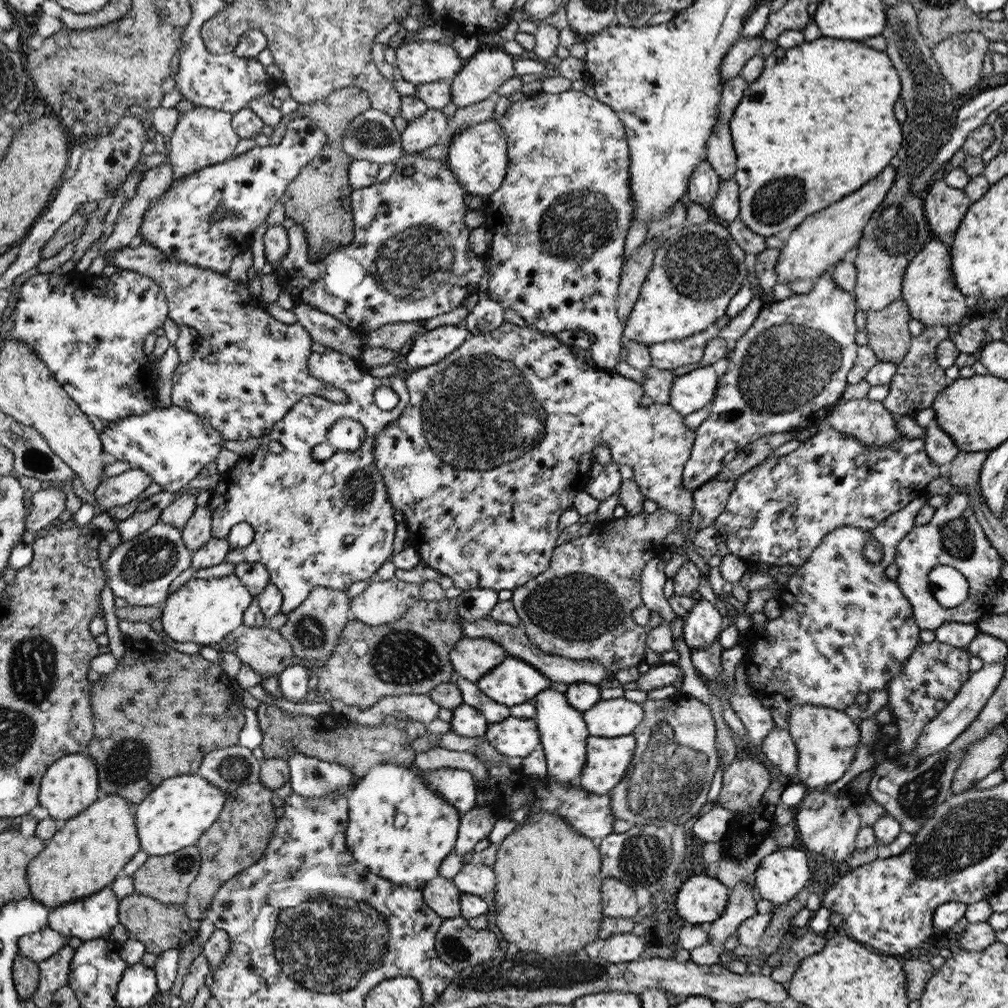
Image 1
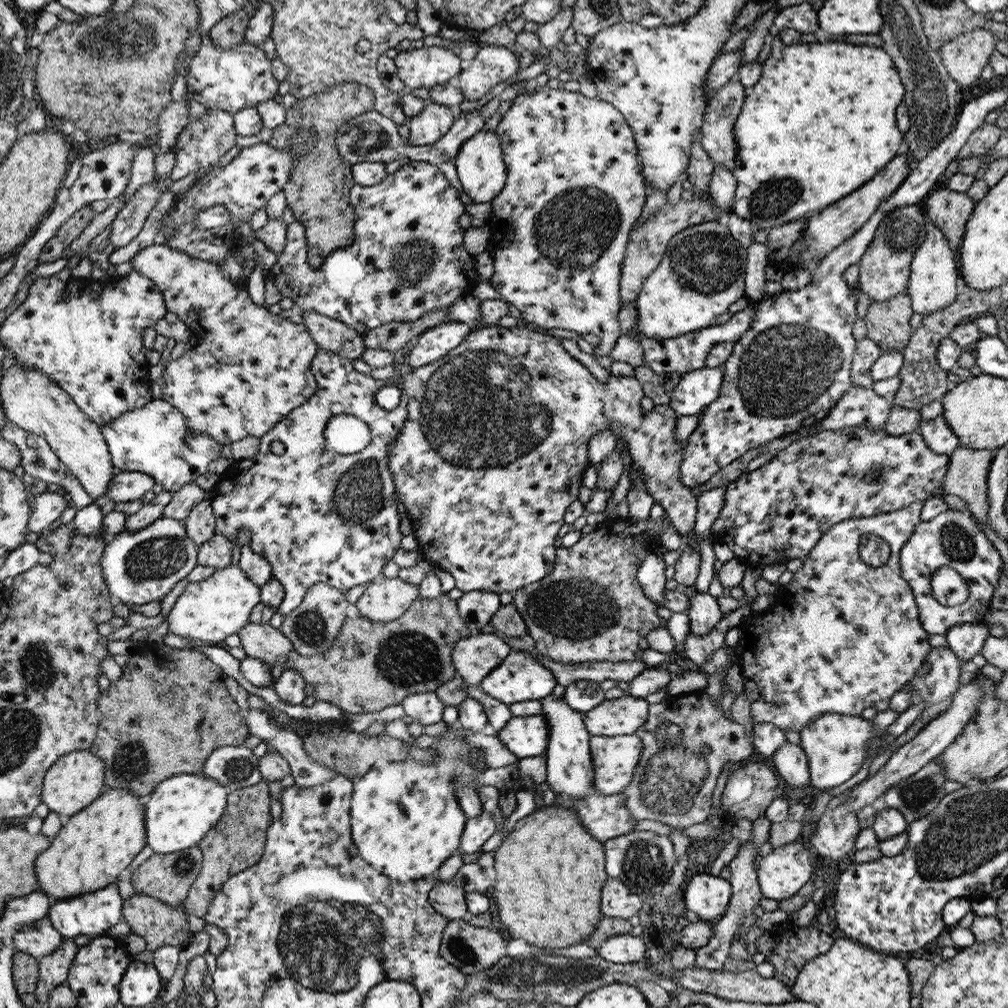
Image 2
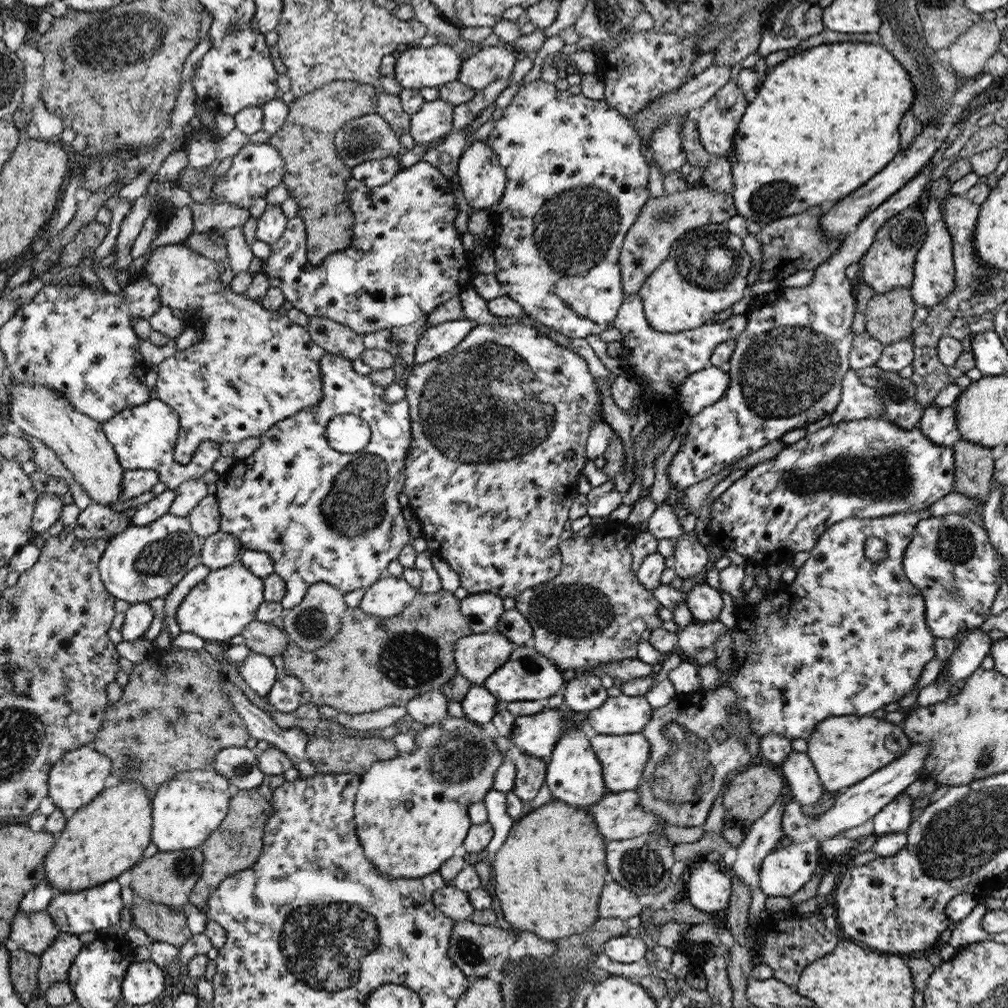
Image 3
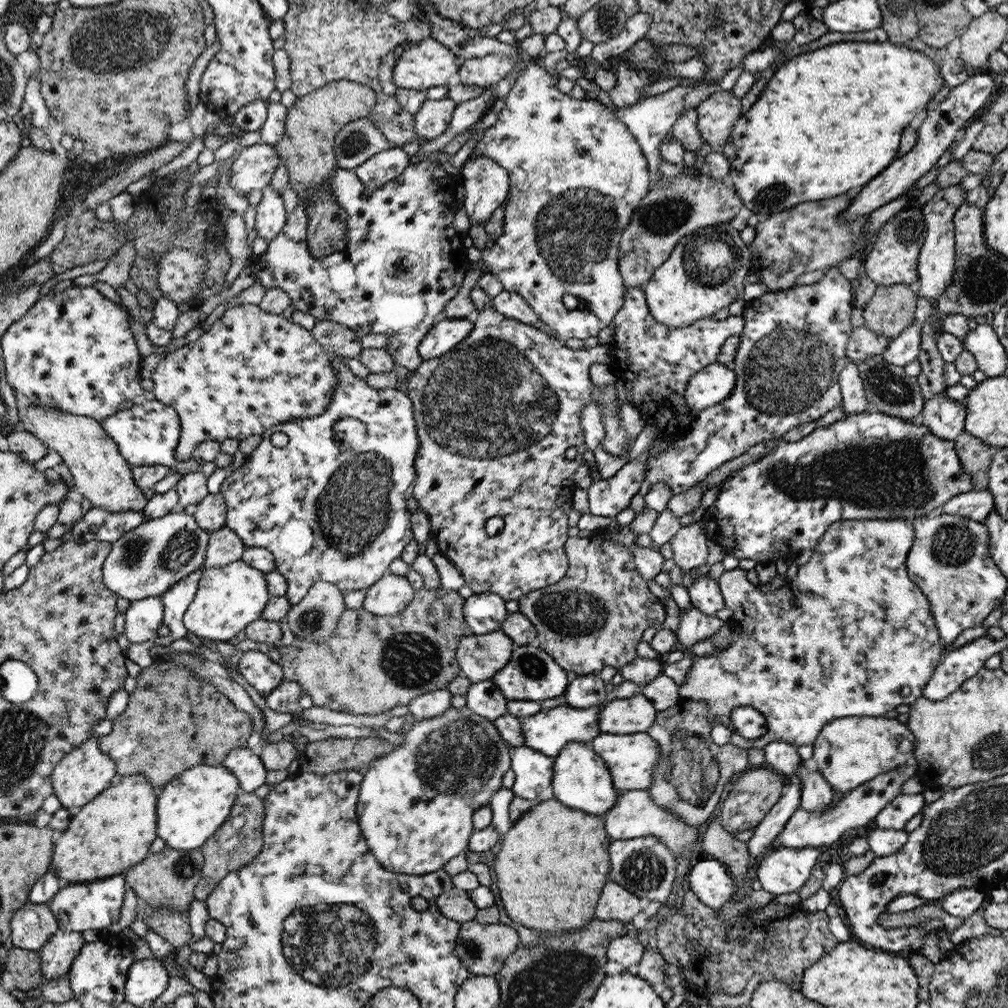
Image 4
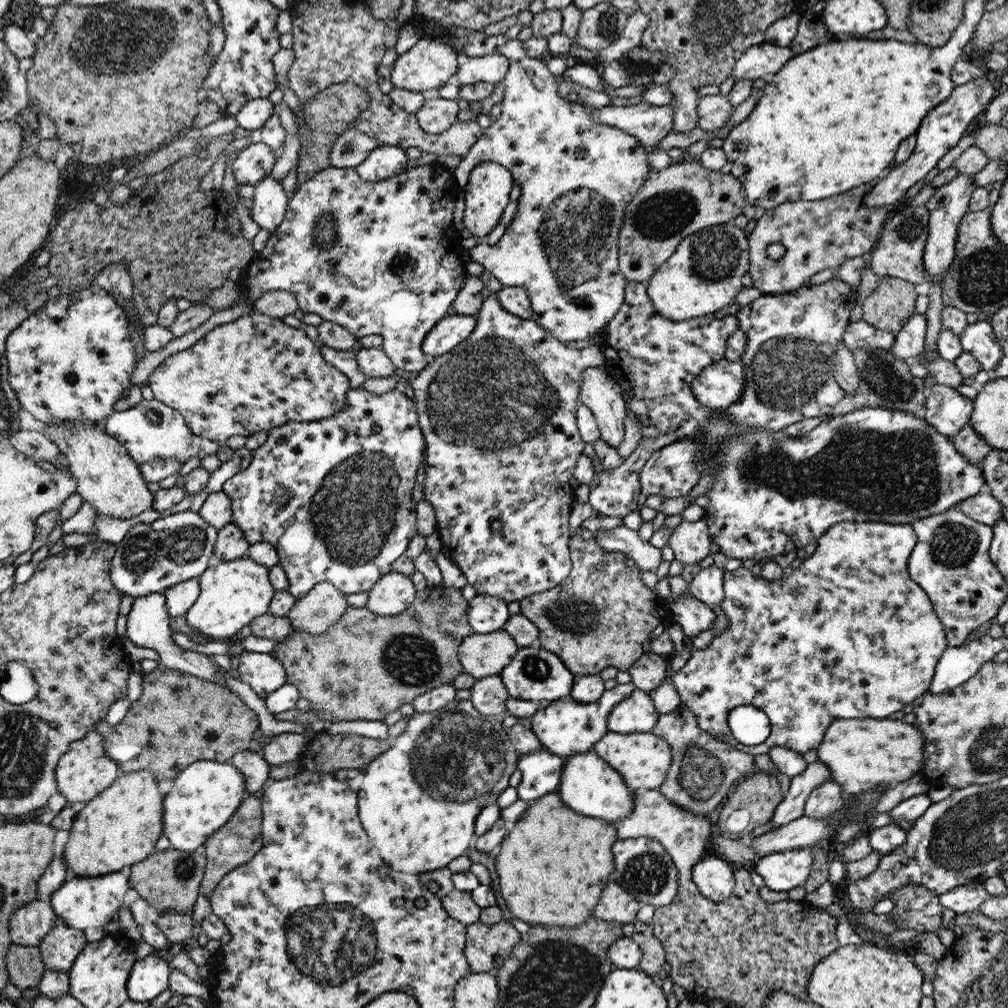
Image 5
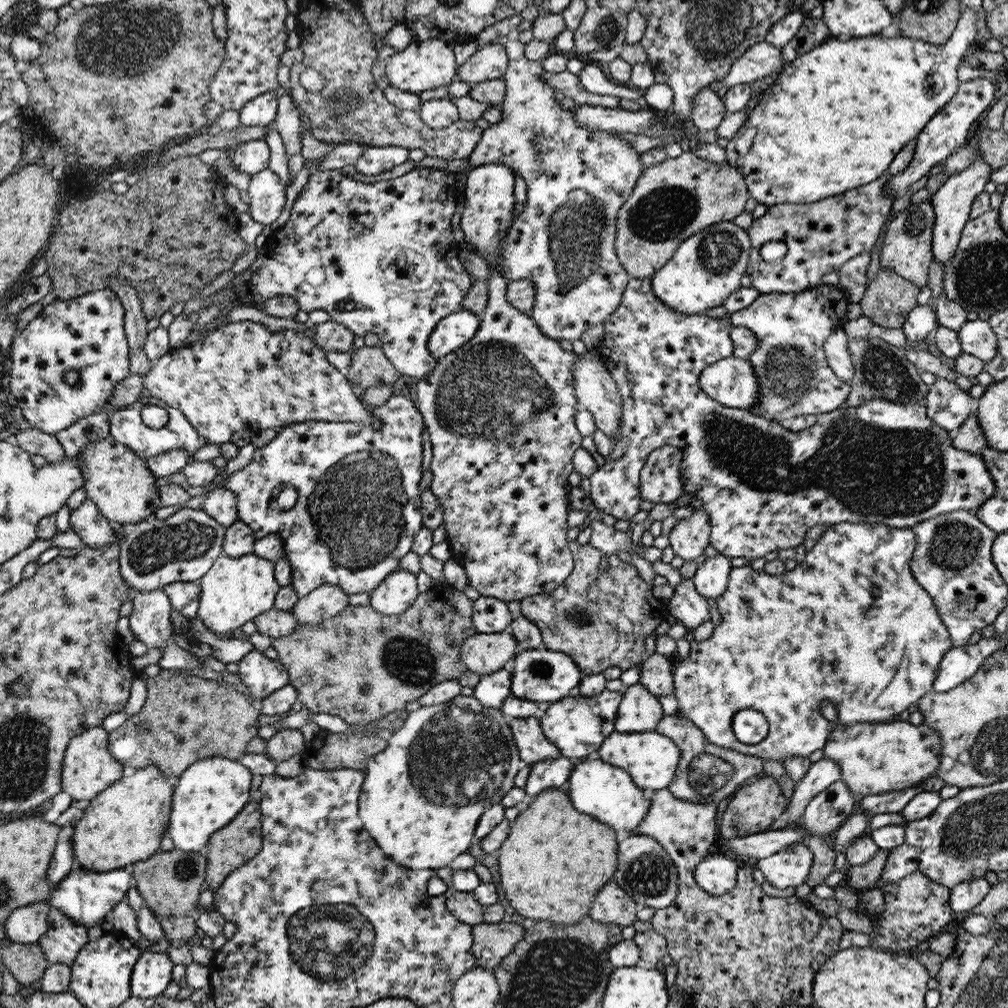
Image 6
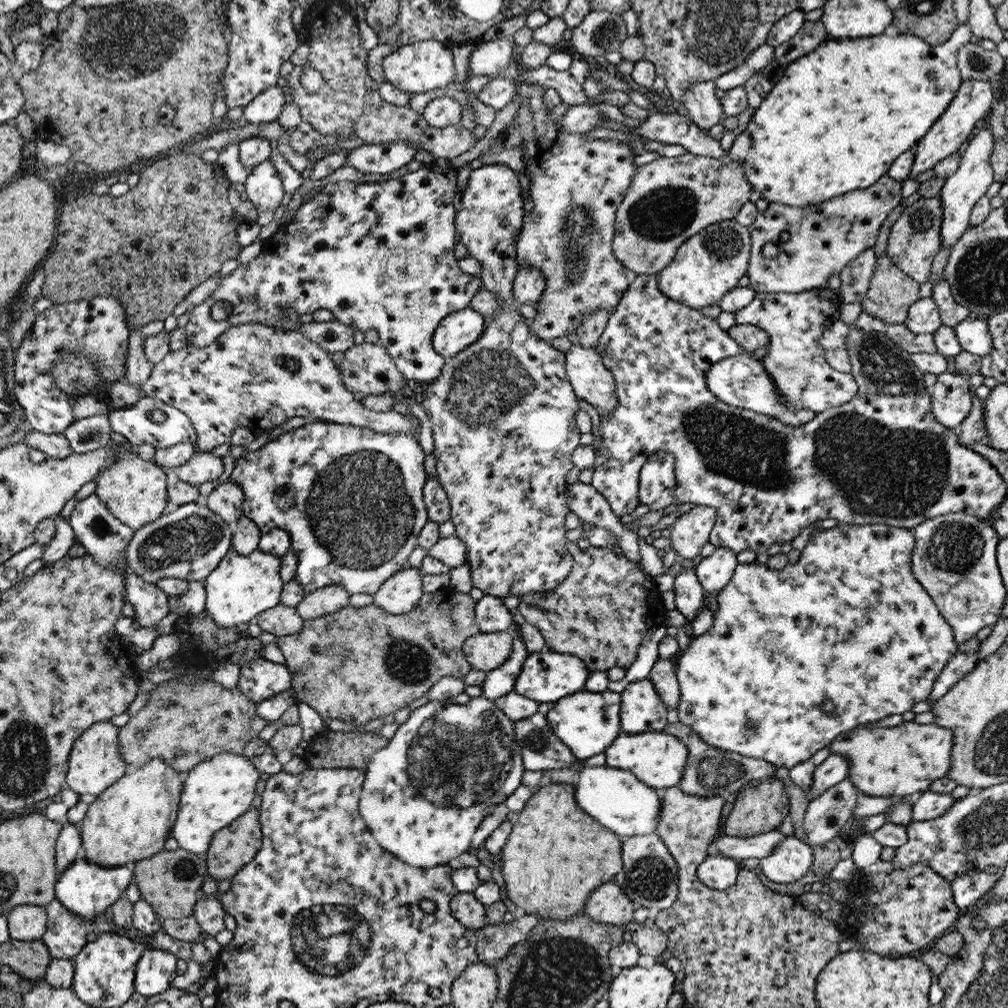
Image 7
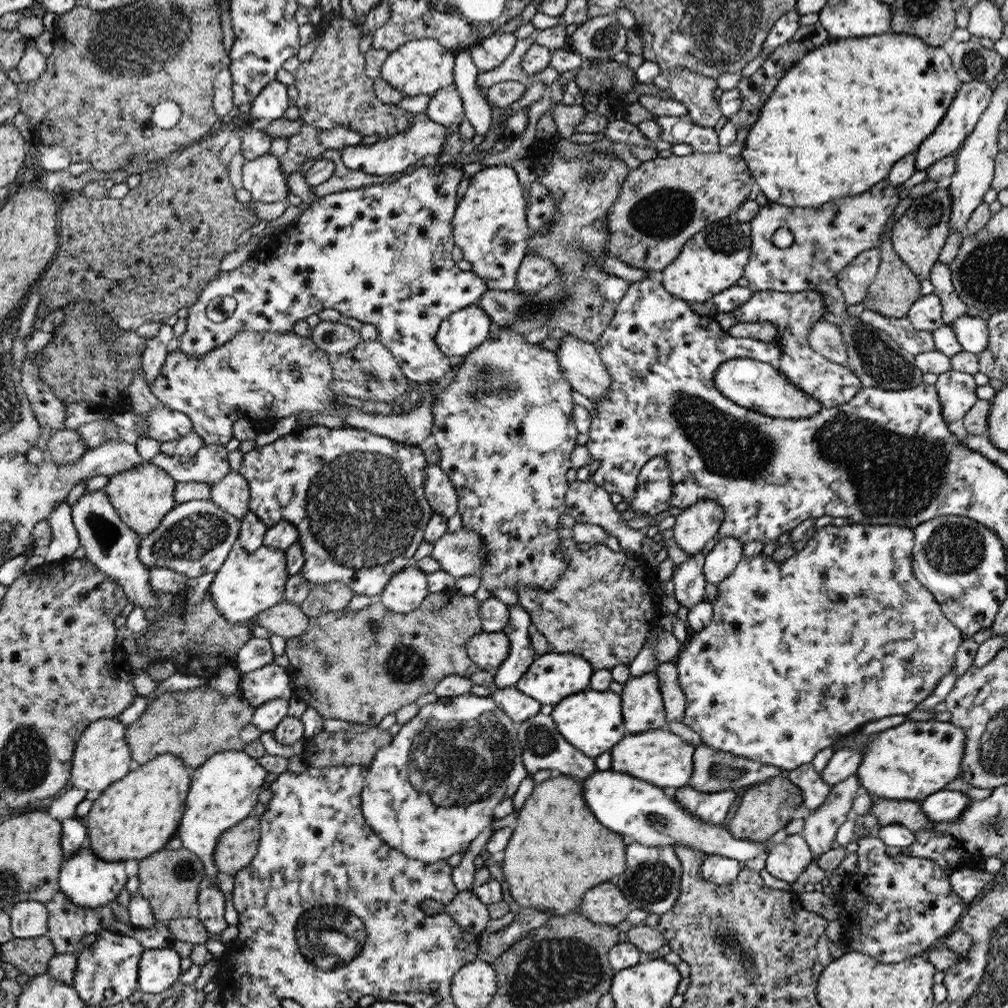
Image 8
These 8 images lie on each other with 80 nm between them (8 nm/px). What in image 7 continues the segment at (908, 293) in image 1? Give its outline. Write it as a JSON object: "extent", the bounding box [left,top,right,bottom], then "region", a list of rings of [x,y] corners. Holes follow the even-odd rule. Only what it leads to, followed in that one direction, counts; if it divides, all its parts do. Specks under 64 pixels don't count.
{"extent":[939,115,994,246],"region":[[[989,115],[985,117],[986,127],[974,134],[970,139],[966,151],[961,153],[961,165],[954,174],[951,174],[939,192],[942,201],[942,224],[941,224],[941,246],[954,246],[954,243],[963,235],[969,227],[971,210],[979,198],[982,198],[988,190],[993,179],[993,168],[990,162],[990,155],[994,146],[993,132],[989,126]]]}

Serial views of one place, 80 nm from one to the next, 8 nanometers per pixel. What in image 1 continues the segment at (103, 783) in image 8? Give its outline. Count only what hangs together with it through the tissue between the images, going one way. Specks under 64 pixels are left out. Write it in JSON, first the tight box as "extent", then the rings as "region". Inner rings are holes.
{"extent":[40,753,100,820],"region":[[[75,753],[59,758],[49,767],[40,788],[40,806],[46,808],[49,817],[56,820],[70,820],[85,812],[98,798],[100,768],[94,759],[85,753]]]}

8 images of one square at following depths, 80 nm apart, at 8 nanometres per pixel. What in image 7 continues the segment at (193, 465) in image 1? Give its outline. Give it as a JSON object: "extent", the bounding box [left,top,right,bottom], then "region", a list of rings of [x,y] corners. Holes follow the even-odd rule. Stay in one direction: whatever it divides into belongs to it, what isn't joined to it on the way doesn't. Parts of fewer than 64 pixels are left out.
{"extent":[109,396,197,449],"region":[[[150,396],[142,398],[142,400],[139,400],[139,402],[136,402],[129,407],[112,410],[109,412],[109,422],[112,430],[116,432],[116,434],[122,434],[127,442],[130,442],[130,444],[133,444],[134,446],[146,442],[146,444],[152,444],[156,449],[163,449],[170,448],[181,442],[190,441],[194,442],[194,444],[197,442],[197,432],[192,426],[191,420],[179,408],[168,406],[166,405],[166,402],[161,402]],[[155,408],[162,410],[162,412],[166,414],[166,421],[163,421],[162,423],[152,423],[152,421],[148,419],[145,413],[148,410],[154,410]]]}

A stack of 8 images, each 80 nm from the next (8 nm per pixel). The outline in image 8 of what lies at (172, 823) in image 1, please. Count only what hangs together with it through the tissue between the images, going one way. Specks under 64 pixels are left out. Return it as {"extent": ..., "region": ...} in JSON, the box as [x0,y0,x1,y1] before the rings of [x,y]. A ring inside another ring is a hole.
{"extent":[176,751,268,884],"region":[[[225,751],[210,757],[209,761],[198,766],[192,773],[193,784],[186,798],[185,816],[178,825],[176,836],[182,846],[193,852],[205,864],[206,880],[217,884],[218,869],[214,866],[213,854],[221,834],[250,817],[258,805],[258,794],[264,790],[268,772],[258,759],[244,751]]]}

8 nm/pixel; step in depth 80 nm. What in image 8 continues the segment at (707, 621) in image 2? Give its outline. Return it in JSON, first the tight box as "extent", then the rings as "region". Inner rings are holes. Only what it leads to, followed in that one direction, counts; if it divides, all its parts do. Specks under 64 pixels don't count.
{"extent":[703,537,744,582],"region":[[[734,537],[717,538],[714,548],[705,556],[703,573],[707,582],[722,582],[742,560],[744,542]]]}

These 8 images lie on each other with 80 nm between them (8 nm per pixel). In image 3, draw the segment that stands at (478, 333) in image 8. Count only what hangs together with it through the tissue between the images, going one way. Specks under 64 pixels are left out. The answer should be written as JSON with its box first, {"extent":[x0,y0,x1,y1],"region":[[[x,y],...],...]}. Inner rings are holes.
{"extent":[415,319,473,364],"region":[[[459,319],[424,330],[415,350],[416,364],[433,361],[452,349],[456,349],[462,341],[469,337],[473,329],[472,321]]]}

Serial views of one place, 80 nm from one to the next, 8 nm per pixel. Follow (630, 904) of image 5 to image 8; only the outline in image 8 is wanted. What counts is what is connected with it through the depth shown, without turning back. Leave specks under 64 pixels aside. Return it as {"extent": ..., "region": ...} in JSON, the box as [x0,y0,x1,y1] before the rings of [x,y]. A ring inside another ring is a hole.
{"extent":[576,882,630,925],"region":[[[604,882],[602,886],[593,887],[584,894],[584,900],[579,903],[576,911],[592,922],[617,925],[627,919],[630,910],[629,902],[621,889],[610,882]]]}

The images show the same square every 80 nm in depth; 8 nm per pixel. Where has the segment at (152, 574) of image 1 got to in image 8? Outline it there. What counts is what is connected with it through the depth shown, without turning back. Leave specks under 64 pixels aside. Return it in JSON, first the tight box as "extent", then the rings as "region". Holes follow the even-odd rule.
{"extent":[138,498,241,578],"region":[[[209,498],[189,500],[174,506],[157,529],[148,538],[142,538],[138,551],[142,564],[149,570],[157,566],[179,572],[187,578],[196,578],[221,568],[241,536],[241,520],[216,506]]]}

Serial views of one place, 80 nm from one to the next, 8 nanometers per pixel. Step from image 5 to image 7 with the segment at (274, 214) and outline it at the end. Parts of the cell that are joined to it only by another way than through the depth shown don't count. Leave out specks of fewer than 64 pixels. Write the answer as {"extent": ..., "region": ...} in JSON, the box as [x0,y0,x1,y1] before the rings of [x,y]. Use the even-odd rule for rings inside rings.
{"extent":[244,158,285,225],"region":[[[269,158],[251,167],[244,188],[248,200],[258,208],[257,223],[267,225],[274,218],[285,193],[282,179]]]}

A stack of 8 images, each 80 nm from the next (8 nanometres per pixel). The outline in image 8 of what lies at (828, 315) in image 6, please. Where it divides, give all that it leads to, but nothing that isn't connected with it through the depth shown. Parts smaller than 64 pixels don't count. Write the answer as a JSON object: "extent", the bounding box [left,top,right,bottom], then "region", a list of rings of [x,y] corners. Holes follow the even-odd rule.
{"extent":[733,290,862,408],"region":[[[815,290],[794,293],[775,291],[759,291],[750,297],[750,301],[733,310],[738,322],[770,322],[778,327],[776,338],[779,346],[783,346],[781,357],[774,363],[792,384],[800,391],[820,401],[822,407],[830,408],[847,404],[858,392],[862,385],[859,378],[847,367],[835,366],[827,358],[818,354],[810,346],[808,332],[812,325],[818,323],[826,312],[824,298]]]}

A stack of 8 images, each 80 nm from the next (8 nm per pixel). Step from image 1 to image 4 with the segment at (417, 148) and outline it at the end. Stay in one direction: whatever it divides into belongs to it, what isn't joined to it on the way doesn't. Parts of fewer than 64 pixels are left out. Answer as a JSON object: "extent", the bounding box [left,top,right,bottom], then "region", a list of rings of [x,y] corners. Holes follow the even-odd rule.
{"extent":[413,97,457,140],"region":[[[448,97],[442,100],[426,99],[426,102],[413,115],[416,120],[417,135],[425,140],[440,136],[450,124],[457,102]]]}

